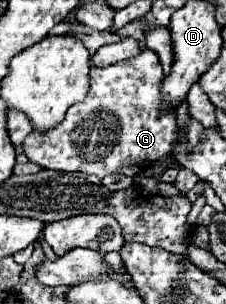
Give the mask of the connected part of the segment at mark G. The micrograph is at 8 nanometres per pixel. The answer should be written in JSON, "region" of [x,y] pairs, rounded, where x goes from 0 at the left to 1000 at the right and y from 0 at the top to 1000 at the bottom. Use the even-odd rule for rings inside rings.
{"region":[[[655,158],[549,204],[407,224],[381,329],[327,342],[292,388],[212,434],[133,434],[97,474],[106,507],[133,533],[221,559],[381,566],[434,586],[469,572],[619,572],[646,546],[743,513],[761,467],[779,467],[779,375],[708,368],[717,257],[717,211]]]}

